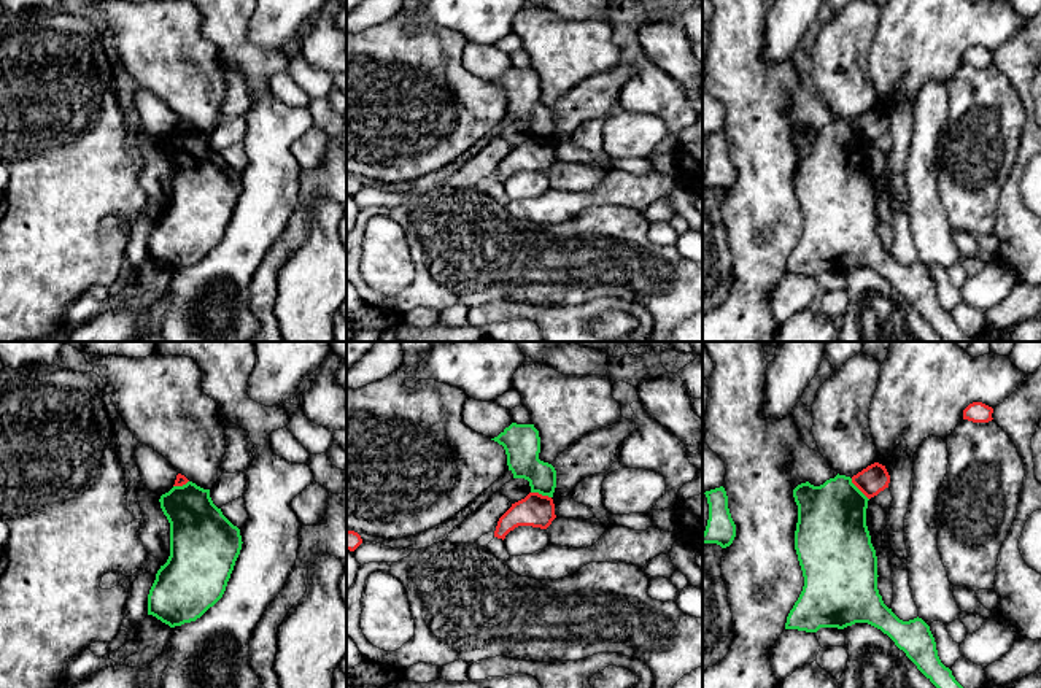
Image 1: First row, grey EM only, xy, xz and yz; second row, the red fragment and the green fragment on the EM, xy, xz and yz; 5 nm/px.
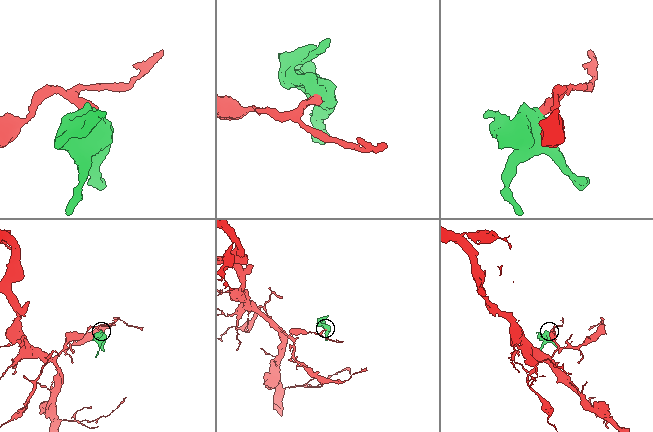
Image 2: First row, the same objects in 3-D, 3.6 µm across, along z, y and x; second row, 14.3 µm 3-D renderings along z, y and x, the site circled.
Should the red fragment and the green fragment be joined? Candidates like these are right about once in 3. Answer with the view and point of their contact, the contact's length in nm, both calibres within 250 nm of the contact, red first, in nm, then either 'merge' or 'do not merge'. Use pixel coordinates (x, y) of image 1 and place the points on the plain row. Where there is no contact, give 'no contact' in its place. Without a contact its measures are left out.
yz (859, 132) | 140 nm | 140/360 nm | do not merge

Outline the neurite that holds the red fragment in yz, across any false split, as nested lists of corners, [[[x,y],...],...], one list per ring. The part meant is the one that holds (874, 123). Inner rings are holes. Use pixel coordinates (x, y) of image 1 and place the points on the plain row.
[[[874,106],[852,121],[852,127],[868,141],[877,140],[888,132],[890,119],[885,110]]]

